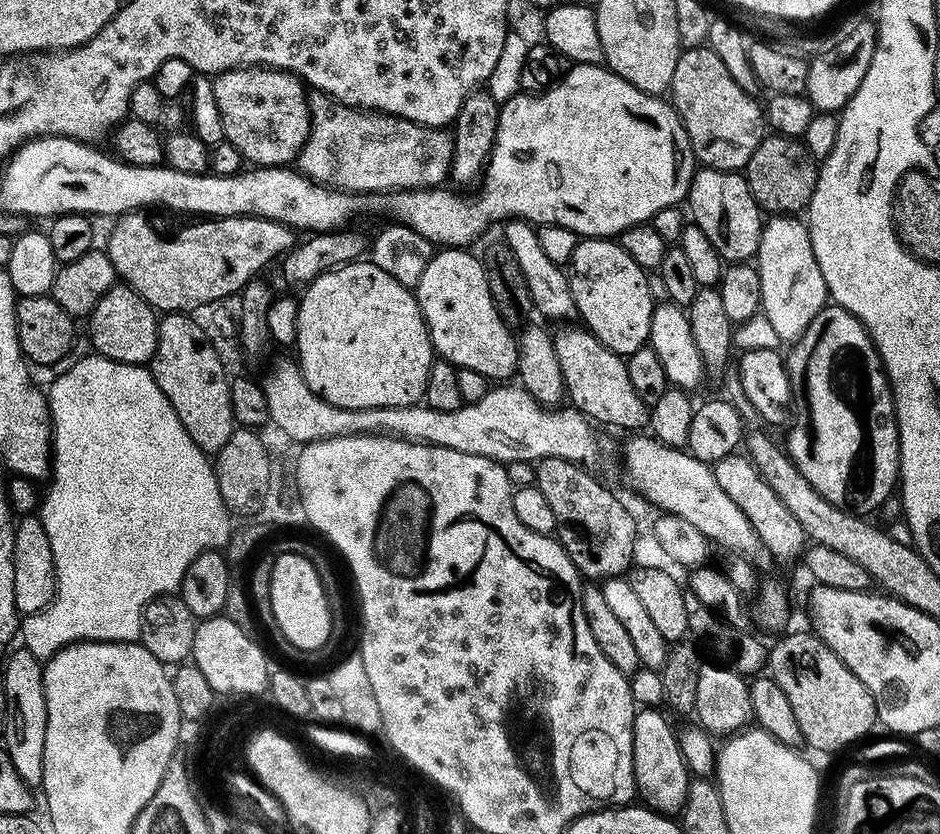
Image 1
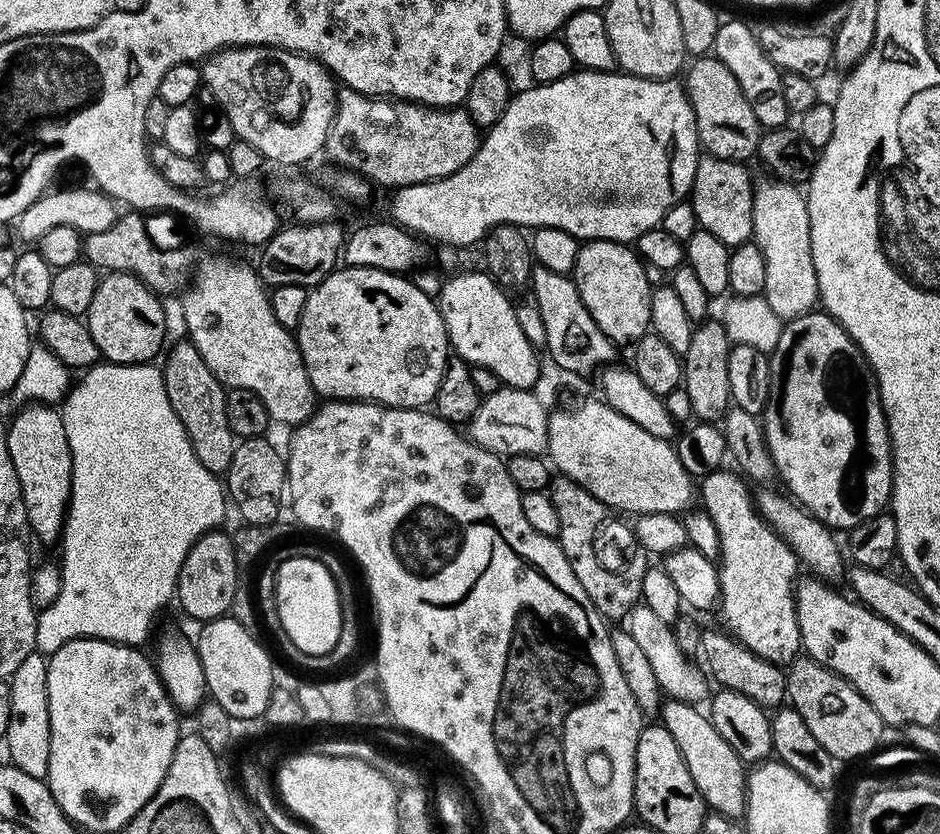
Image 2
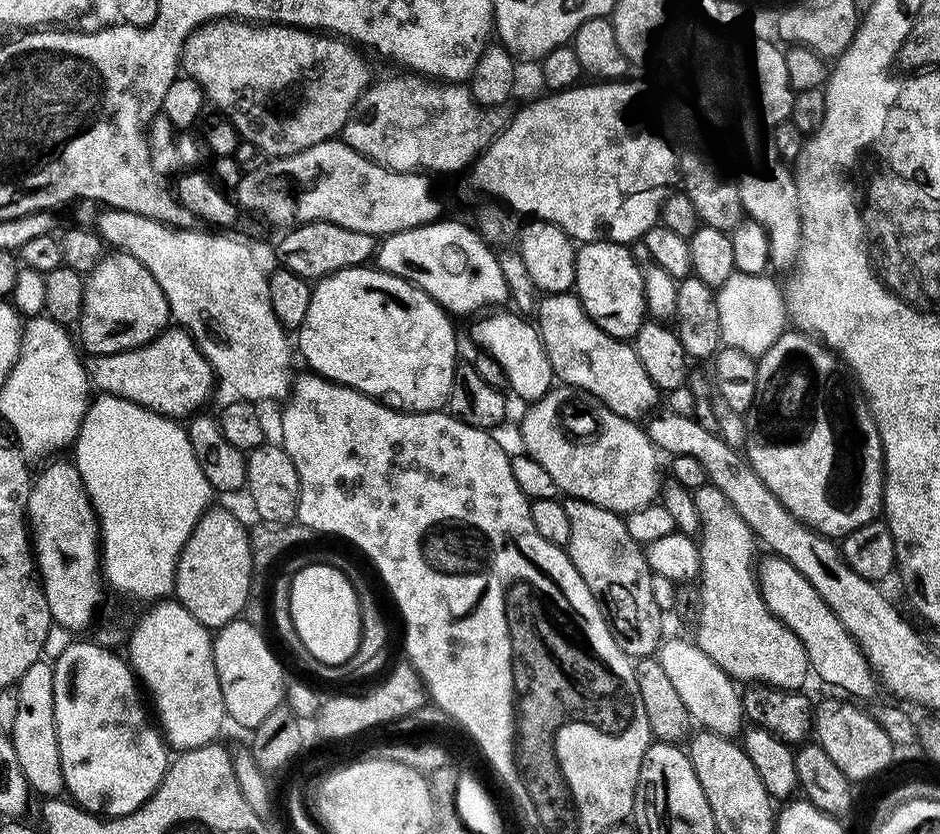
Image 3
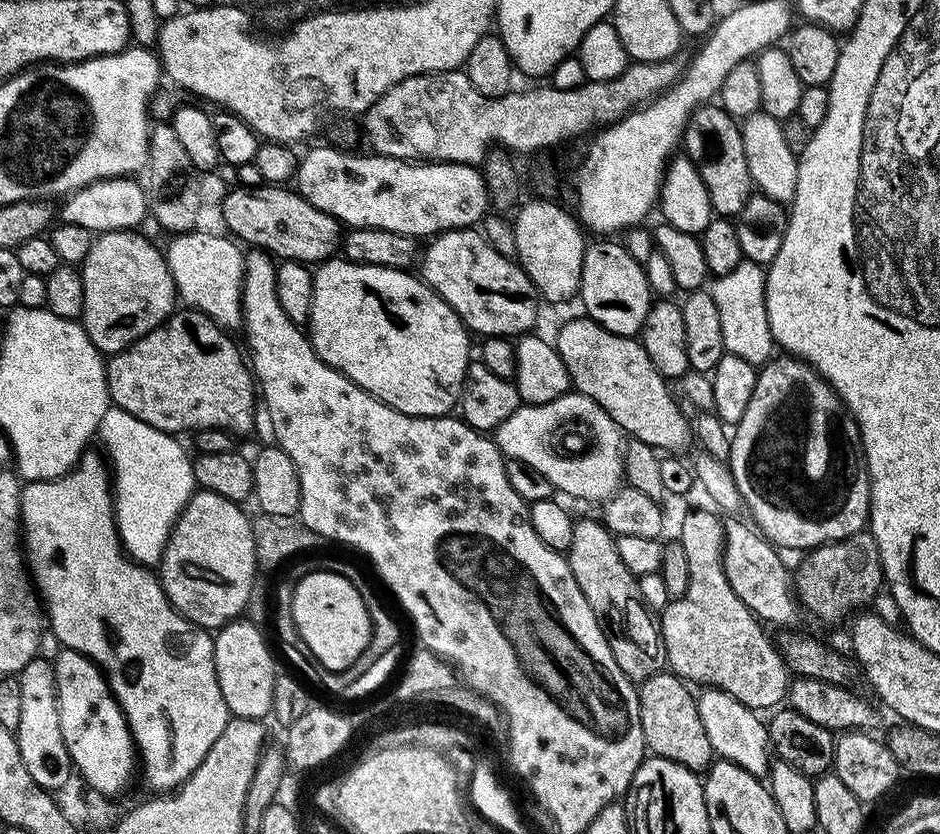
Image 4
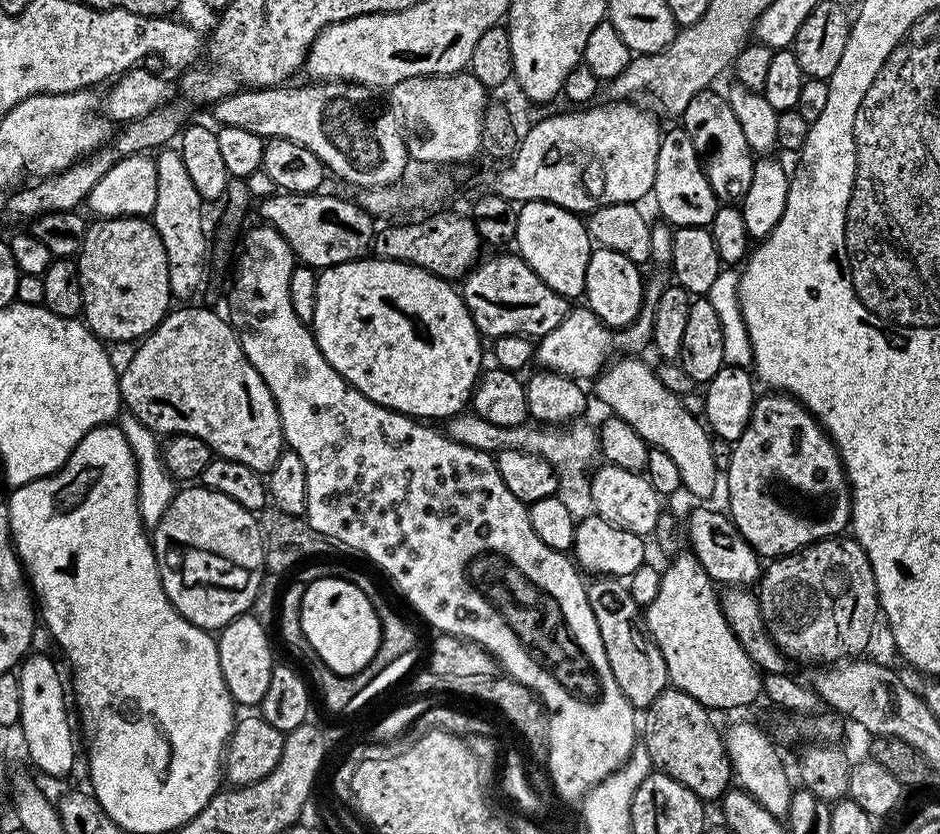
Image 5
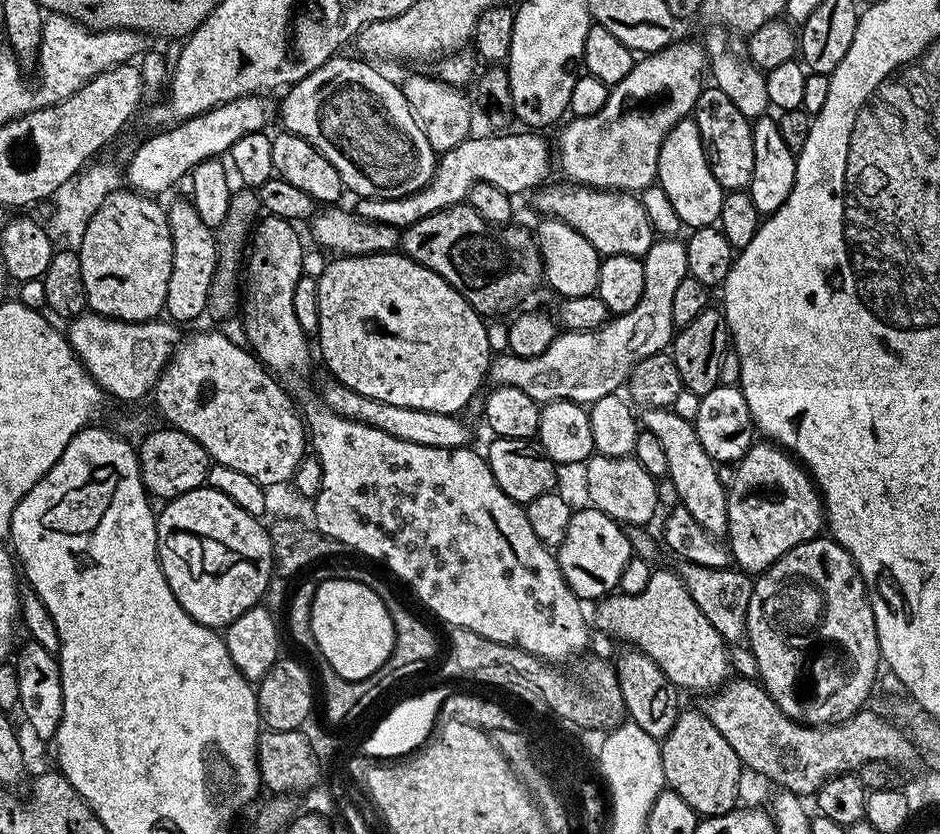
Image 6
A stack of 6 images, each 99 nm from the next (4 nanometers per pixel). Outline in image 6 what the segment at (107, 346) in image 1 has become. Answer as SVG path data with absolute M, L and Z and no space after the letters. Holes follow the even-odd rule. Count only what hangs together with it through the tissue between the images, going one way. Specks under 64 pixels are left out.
M130 188L115 189L92 216L77 256L82 267L83 286L88 308L113 320L146 321L157 319L165 311L166 286L173 269L173 244L165 207L149 195Z

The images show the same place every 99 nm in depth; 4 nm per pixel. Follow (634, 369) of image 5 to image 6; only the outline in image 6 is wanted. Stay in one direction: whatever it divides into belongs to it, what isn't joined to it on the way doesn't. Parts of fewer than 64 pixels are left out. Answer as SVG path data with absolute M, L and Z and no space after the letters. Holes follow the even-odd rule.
M644 408L642 428L654 434L654 438L658 438L658 443L666 449L667 477L678 490L679 507L690 510L690 514L694 514L694 522L698 522L702 530L714 537L723 537L728 530L728 488L718 478L716 461L702 450L695 423L689 418L678 418L671 408Z

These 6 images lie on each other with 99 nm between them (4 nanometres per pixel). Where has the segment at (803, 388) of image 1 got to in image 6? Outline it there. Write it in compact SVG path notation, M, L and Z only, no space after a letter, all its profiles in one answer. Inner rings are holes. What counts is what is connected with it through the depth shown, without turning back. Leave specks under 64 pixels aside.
M772 442L753 443L752 449L735 465L734 482L728 488L728 530L726 543L735 567L749 574L765 572L786 550L794 550L802 542L821 535L826 524L824 501L816 489L816 481L795 456Z

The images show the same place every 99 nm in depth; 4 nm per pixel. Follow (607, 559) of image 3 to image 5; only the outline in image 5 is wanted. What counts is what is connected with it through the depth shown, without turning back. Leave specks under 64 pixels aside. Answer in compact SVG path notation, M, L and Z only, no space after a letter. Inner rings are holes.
M596 578L593 581L593 584L591 581L587 585L588 601L602 634L602 646L606 650L610 670L632 707L647 710L658 698L658 694L670 686L666 662L642 627L641 605L630 598L627 583L620 578Z

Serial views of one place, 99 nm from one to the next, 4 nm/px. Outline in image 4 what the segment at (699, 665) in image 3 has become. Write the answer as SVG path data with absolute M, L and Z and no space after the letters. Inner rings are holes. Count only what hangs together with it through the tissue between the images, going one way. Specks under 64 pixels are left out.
M721 688L703 689L704 693L696 696L696 705L698 706L698 714L702 718L702 724L706 726L706 736L710 738L710 746L713 753L721 760L728 760L730 763L736 763L742 770L749 771L750 774L759 778L769 775L770 767L770 745L768 742L768 725L762 719L759 720L757 713L746 707L742 702L735 700L730 694L726 694Z

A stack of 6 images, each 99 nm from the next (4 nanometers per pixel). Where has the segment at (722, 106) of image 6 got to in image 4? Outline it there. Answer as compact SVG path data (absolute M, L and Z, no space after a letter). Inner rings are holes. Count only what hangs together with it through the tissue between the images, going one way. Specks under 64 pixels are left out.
M719 103L700 105L684 128L682 148L691 160L699 162L702 182L706 182L706 194L712 203L713 213L720 218L739 216L742 206L746 206L754 194L754 185L746 166L746 149L742 147L742 134L736 117L721 108Z

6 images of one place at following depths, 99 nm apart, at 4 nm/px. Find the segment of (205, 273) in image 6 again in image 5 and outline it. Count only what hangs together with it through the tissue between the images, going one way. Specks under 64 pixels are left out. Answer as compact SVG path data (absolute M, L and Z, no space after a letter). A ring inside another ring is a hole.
M161 147L155 153L154 161L157 168L157 198L150 221L165 246L166 262L169 263L169 288L173 297L192 296L204 280L204 263L210 260L210 236L204 233L206 201L198 194L186 170L186 162L175 147Z

